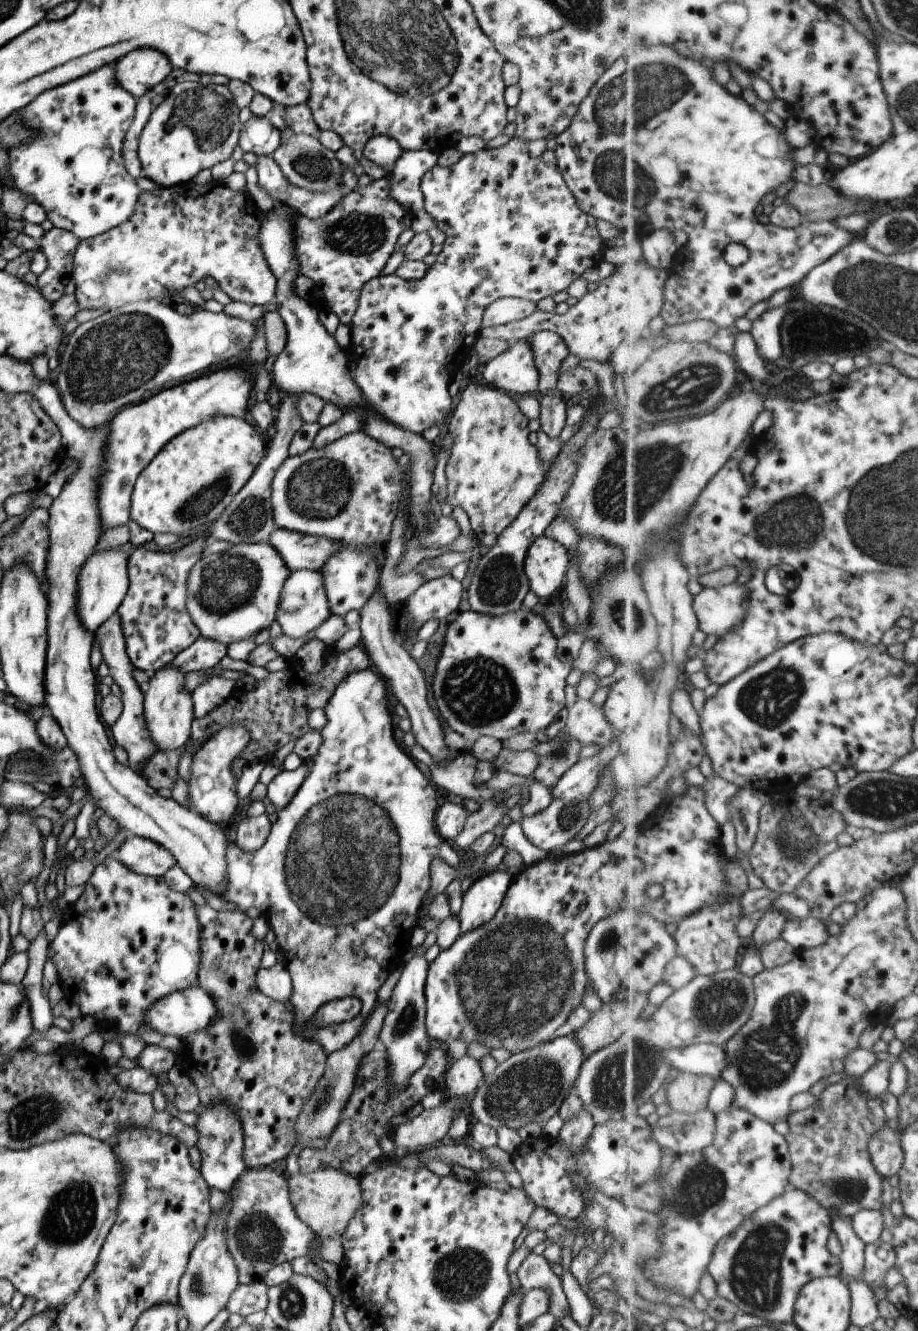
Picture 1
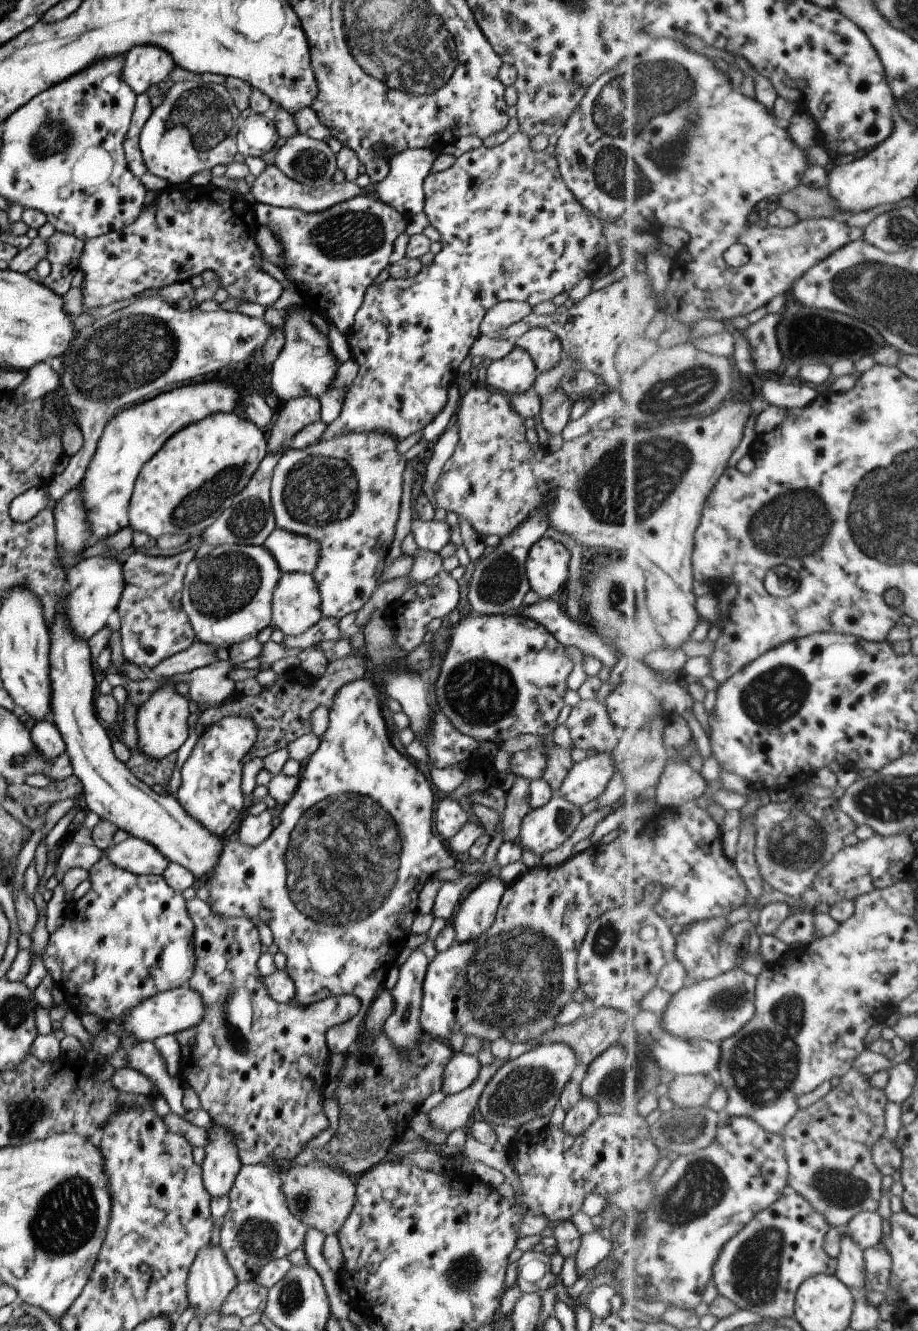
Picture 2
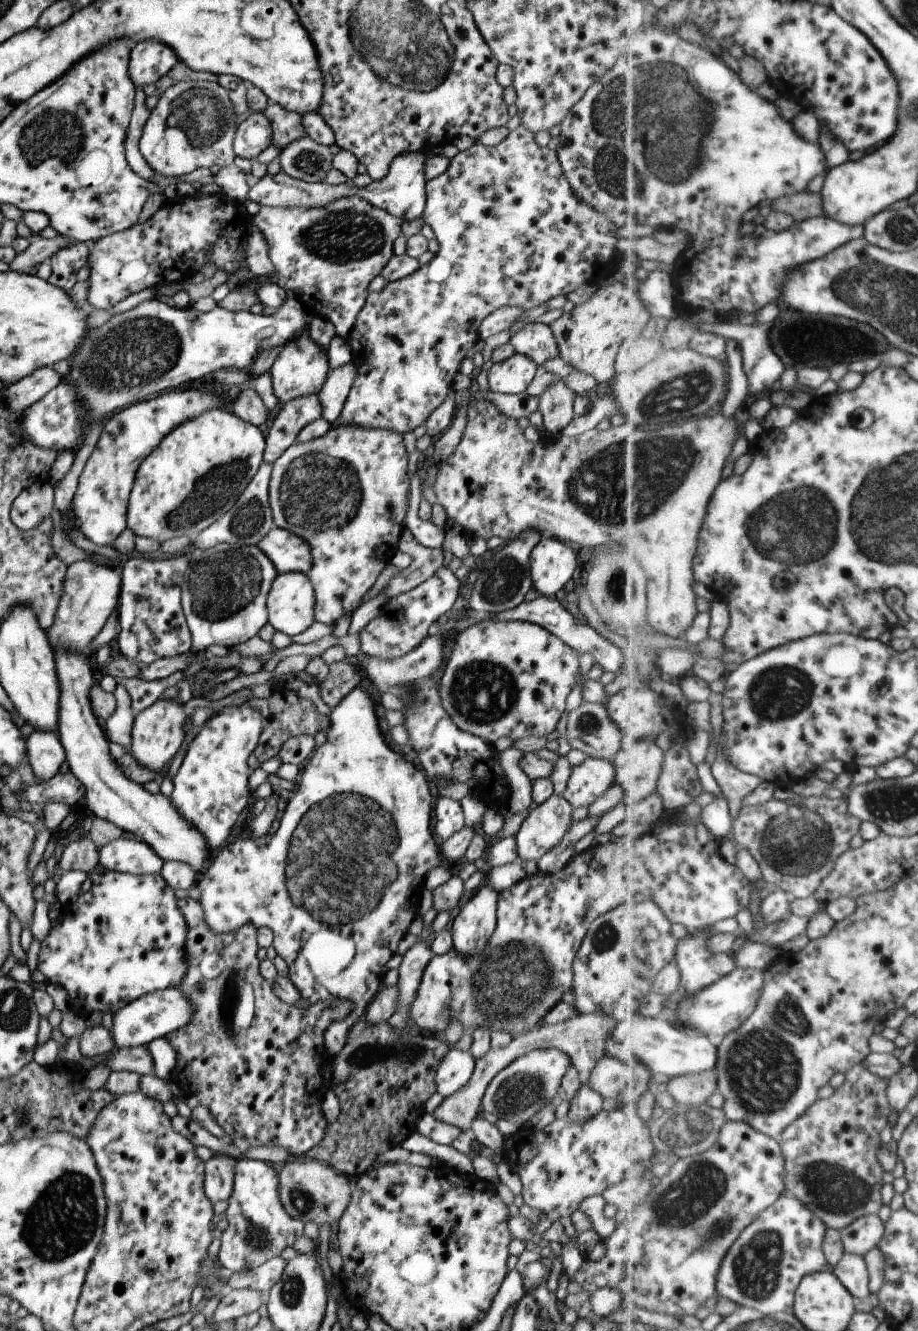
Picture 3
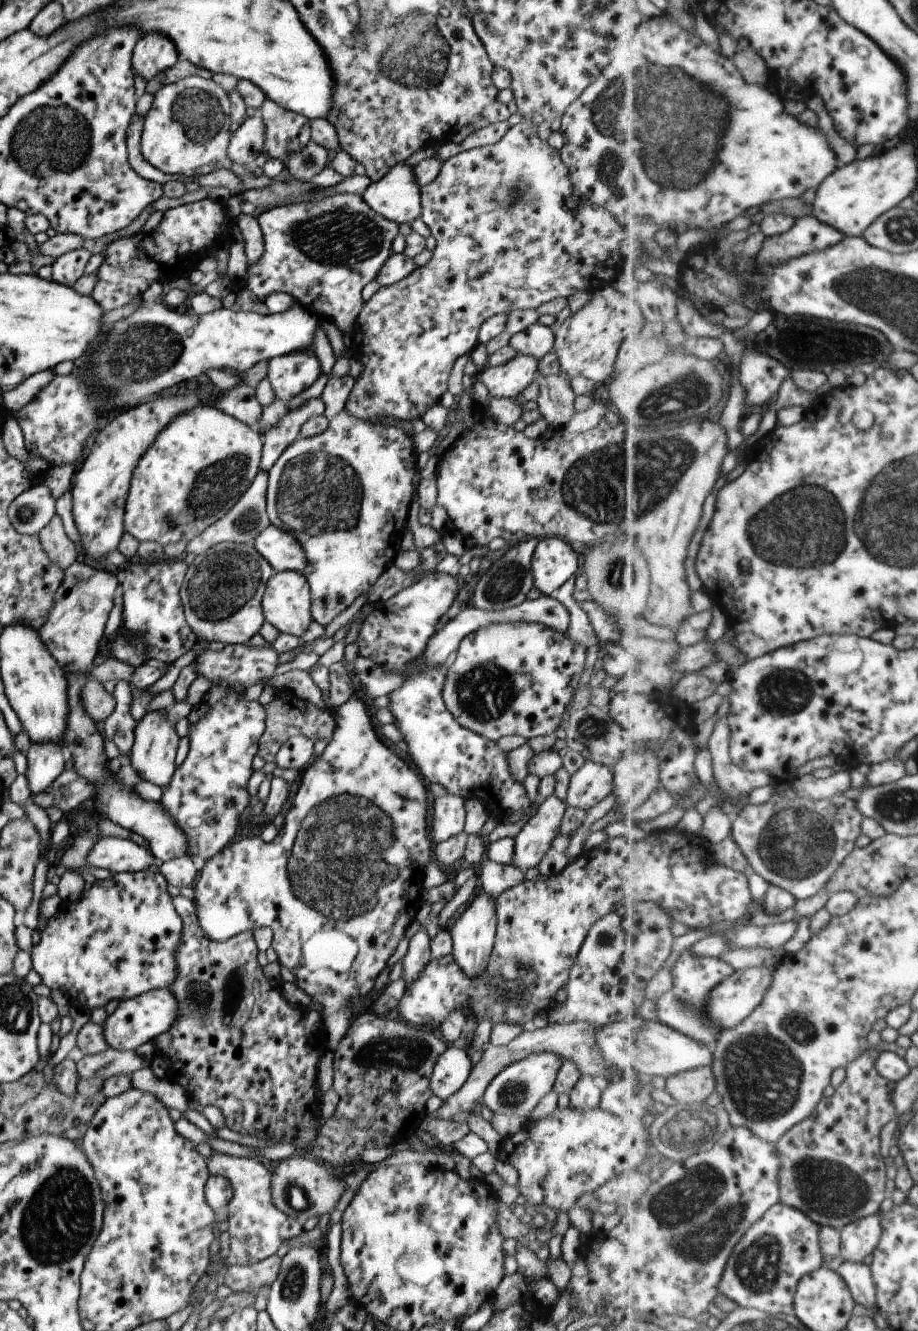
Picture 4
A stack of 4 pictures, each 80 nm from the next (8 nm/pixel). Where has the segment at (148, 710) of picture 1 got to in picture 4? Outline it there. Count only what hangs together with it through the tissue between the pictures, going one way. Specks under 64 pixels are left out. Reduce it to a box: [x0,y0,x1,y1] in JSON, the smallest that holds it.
[128,711,180,787]

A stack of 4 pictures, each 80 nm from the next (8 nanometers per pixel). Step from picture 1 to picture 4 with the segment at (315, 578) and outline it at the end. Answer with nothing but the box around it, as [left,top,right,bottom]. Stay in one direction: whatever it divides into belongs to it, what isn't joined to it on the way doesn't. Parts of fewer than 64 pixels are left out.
[260,571,312,636]

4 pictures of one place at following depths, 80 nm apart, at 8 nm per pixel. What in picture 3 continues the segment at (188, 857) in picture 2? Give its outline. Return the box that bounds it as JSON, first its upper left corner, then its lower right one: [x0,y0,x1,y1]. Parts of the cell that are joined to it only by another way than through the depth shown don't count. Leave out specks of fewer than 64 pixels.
[52,650,211,874]

